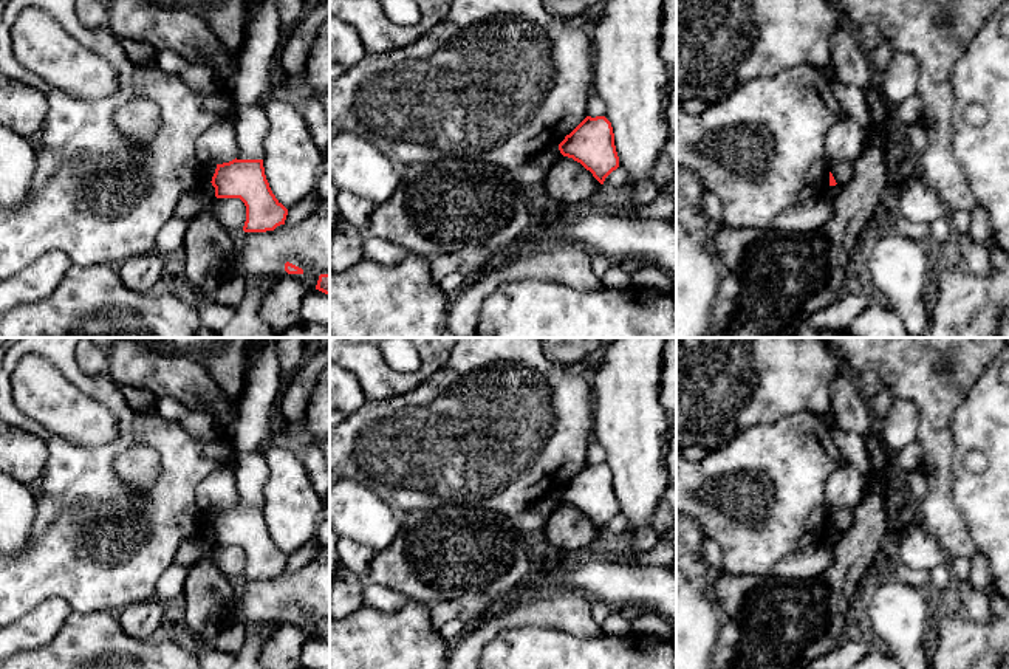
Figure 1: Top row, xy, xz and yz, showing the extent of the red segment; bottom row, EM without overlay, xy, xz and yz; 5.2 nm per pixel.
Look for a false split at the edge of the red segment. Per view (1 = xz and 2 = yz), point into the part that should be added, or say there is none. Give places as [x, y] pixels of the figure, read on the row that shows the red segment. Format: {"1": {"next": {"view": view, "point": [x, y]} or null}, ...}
{"1": {"next": null}, "2": {"next": null}}

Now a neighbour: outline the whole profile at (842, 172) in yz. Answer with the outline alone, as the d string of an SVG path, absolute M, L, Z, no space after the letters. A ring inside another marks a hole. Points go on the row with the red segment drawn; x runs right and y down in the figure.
M843 161L843 163L831 164L829 172L833 173L836 183L839 186L843 186L853 177L853 163Z

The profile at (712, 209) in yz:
M704 190L703 215L704 215L706 223L701 232L701 238L709 242L723 228L723 206L718 195L713 194L712 190Z

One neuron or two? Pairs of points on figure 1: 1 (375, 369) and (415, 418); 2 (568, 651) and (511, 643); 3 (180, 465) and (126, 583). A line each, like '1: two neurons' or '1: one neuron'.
1: two neurons
2: one neuron
3: one neuron

